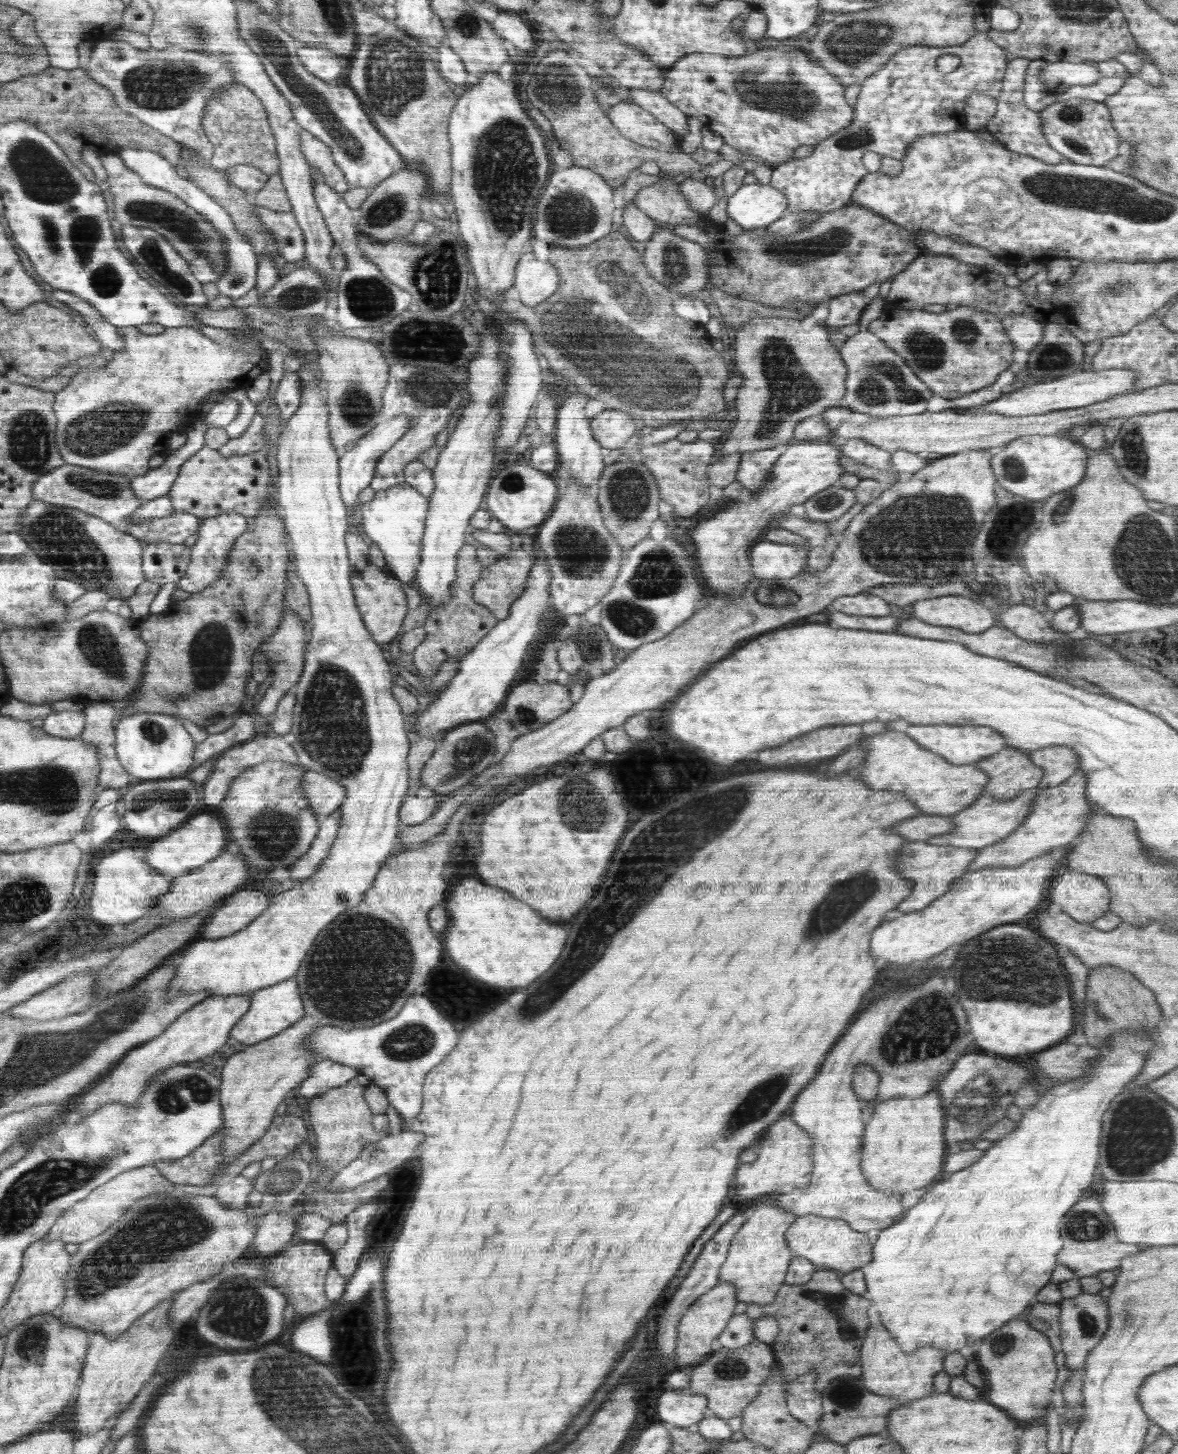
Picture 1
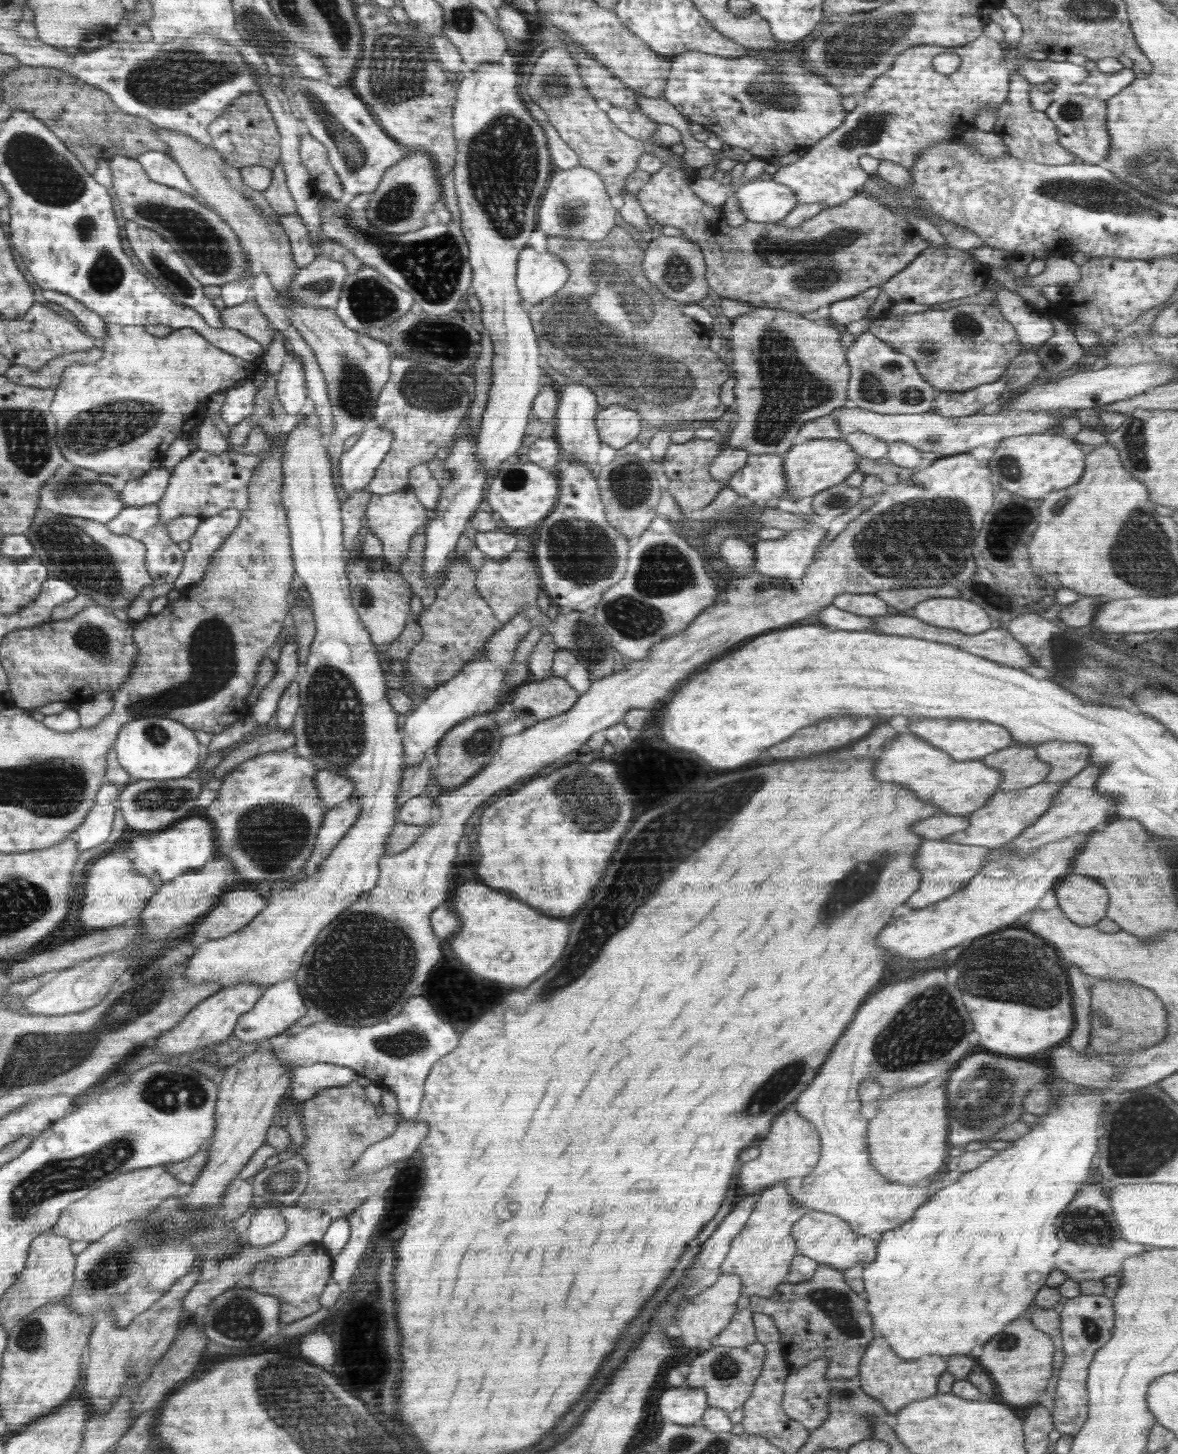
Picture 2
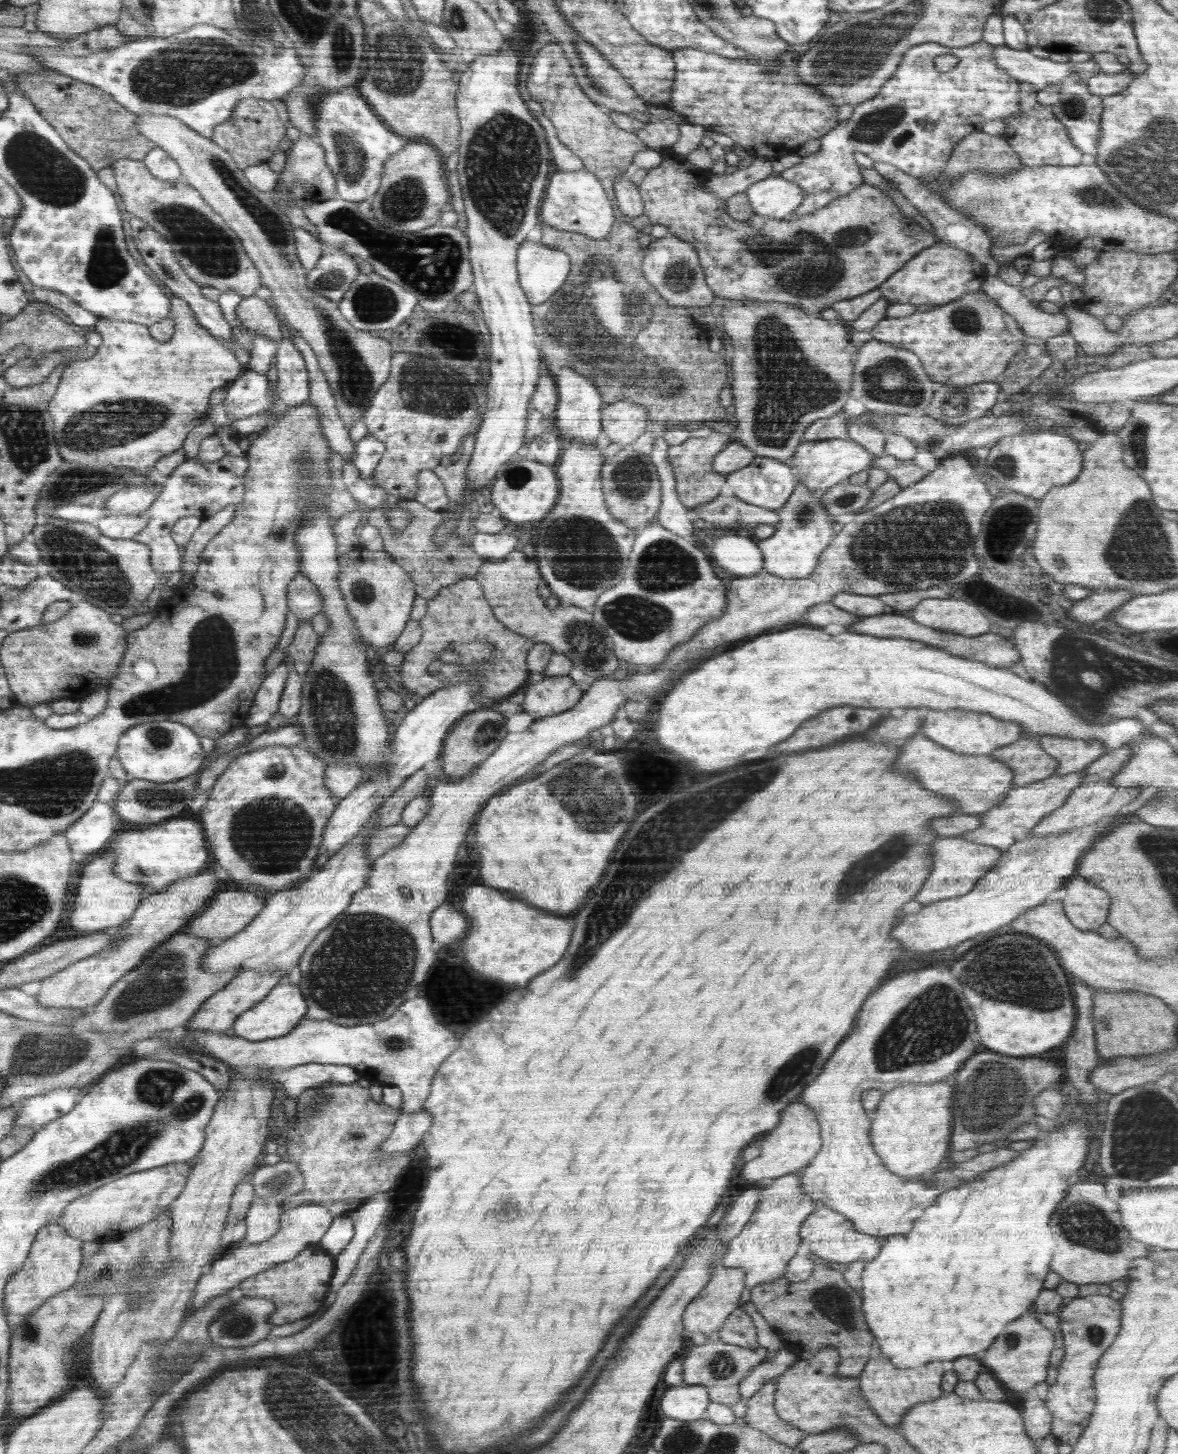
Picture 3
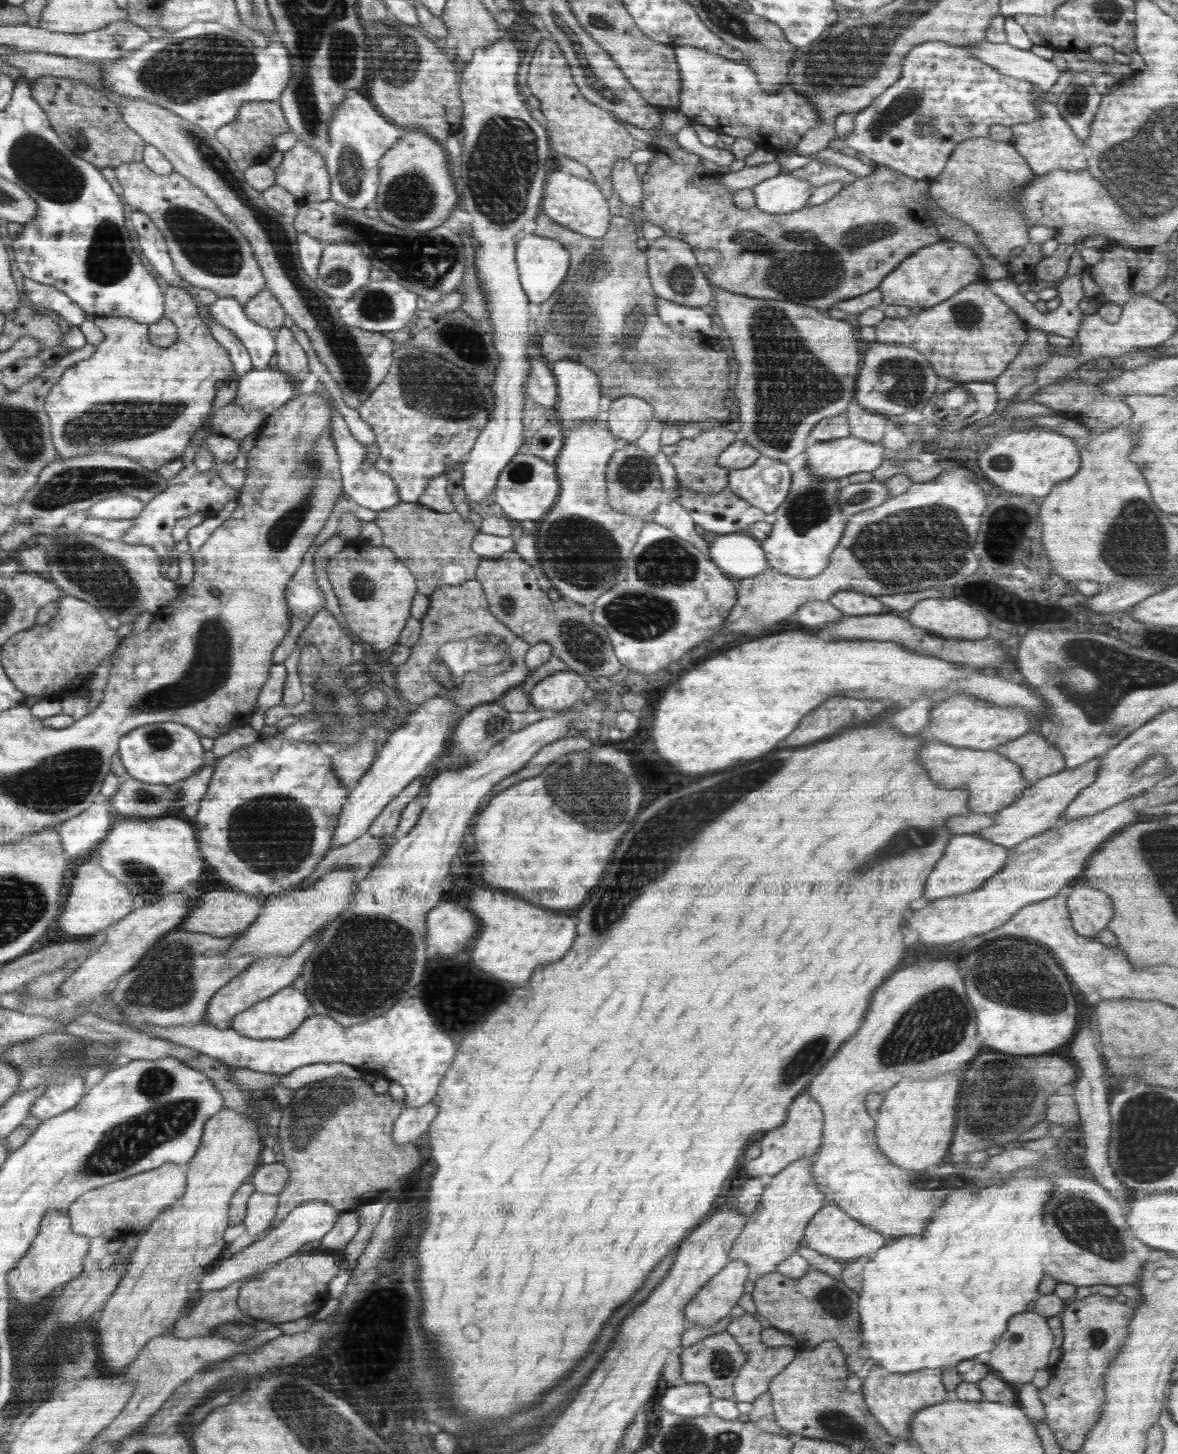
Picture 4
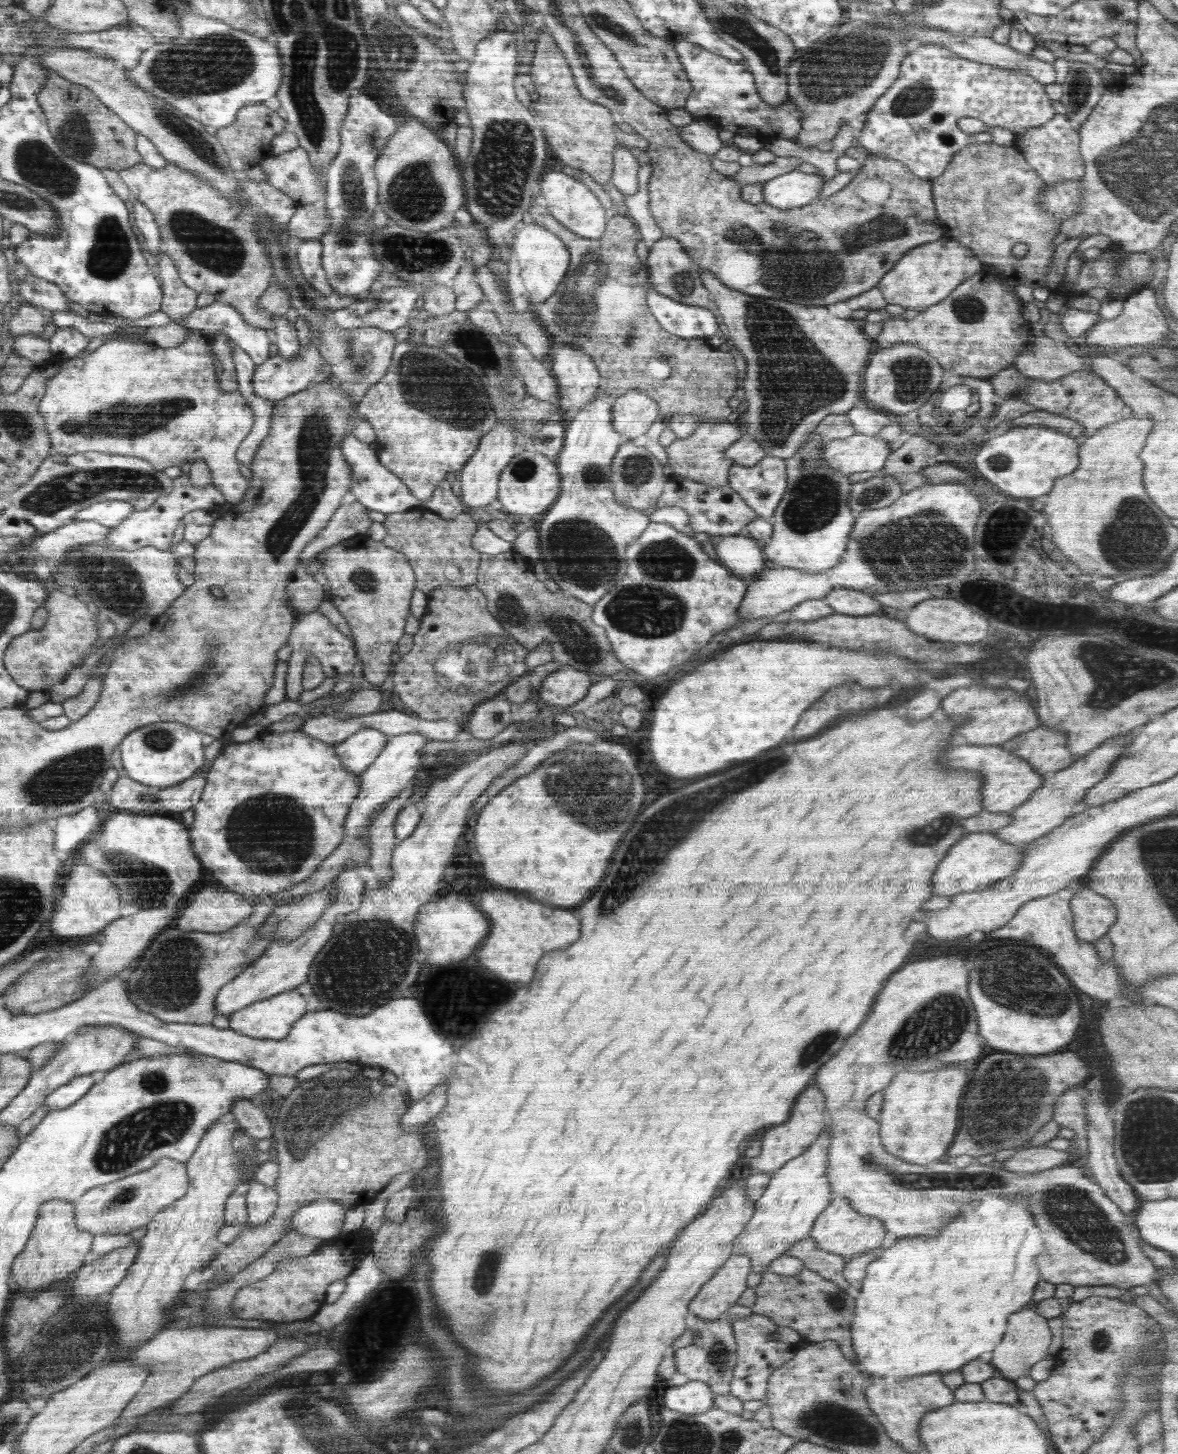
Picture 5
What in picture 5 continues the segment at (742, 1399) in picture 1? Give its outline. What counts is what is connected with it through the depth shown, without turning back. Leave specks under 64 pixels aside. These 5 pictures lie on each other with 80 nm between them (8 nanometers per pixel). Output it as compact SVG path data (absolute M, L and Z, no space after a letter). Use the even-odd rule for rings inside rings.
M727 1314L716 1320L704 1320L698 1316L692 1316L688 1327L694 1332L693 1344L674 1352L677 1372L690 1381L705 1382L716 1396L730 1393L732 1370L737 1360L736 1342L731 1326L732 1323Z

